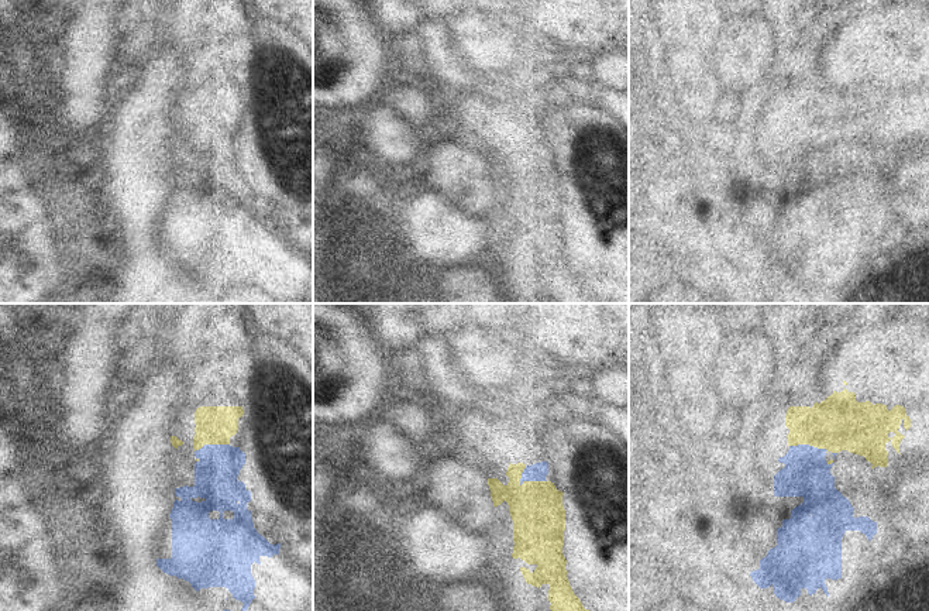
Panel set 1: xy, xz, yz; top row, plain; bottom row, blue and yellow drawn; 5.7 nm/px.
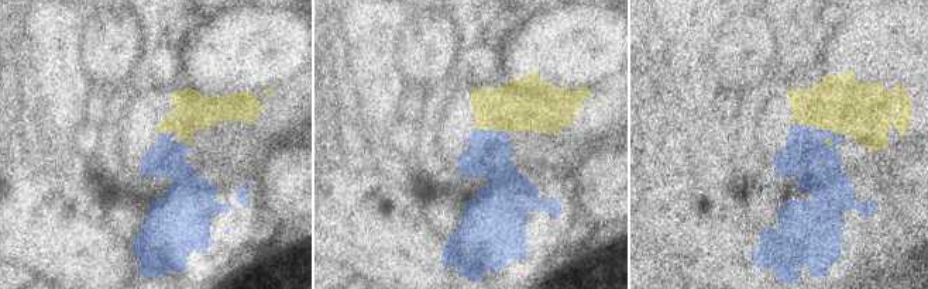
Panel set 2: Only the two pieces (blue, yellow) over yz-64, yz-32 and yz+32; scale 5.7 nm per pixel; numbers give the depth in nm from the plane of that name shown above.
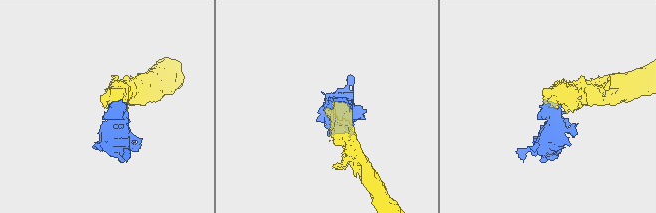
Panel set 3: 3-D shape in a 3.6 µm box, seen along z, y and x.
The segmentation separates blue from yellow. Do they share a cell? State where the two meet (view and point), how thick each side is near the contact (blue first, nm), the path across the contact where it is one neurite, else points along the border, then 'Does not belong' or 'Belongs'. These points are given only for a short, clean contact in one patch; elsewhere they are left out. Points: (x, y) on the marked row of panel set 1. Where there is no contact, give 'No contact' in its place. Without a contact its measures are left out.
Touches blue at xz (533, 480). Thickness 100 nm (blue) against 300 nm. Boundary: xz (547, 480), (523, 480), (519, 484). Does not belong.

